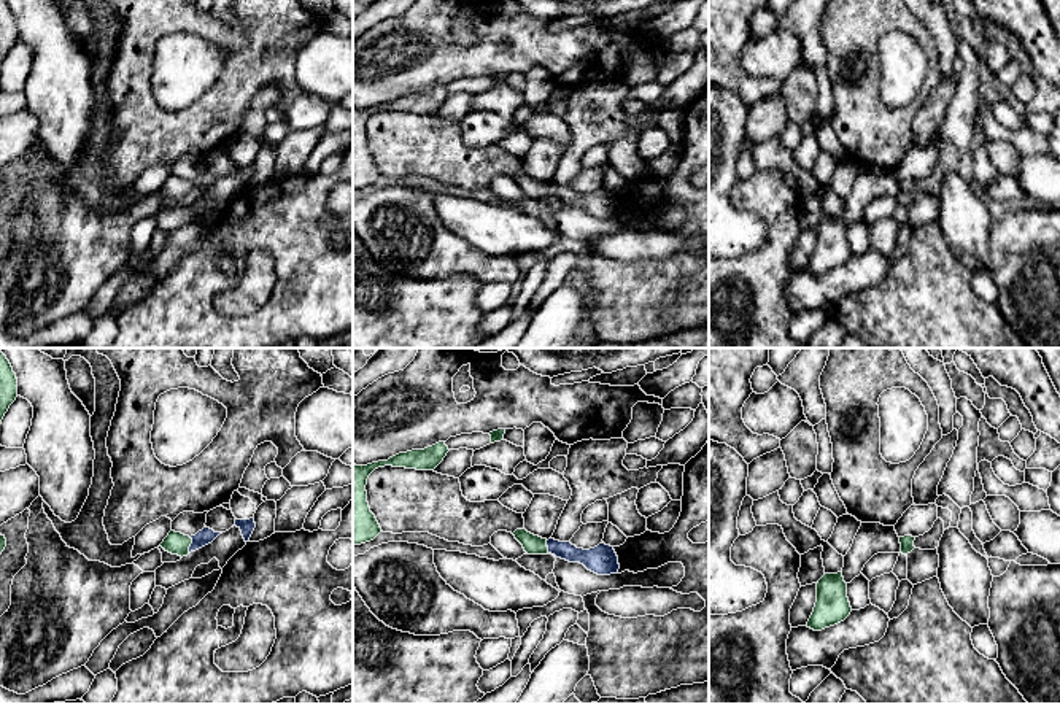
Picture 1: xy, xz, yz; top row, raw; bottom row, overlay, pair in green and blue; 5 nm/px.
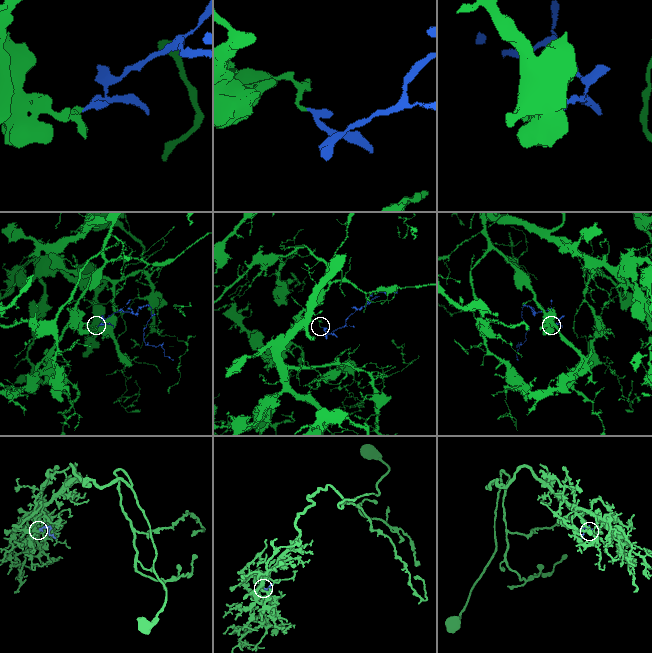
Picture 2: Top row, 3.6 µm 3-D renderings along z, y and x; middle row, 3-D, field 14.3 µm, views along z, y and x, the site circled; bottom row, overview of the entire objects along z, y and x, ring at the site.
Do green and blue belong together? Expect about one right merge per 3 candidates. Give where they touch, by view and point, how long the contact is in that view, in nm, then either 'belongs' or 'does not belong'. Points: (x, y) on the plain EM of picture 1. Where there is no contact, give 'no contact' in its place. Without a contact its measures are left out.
meets green in xy at (189, 189); contact 80 nm long; belongs

